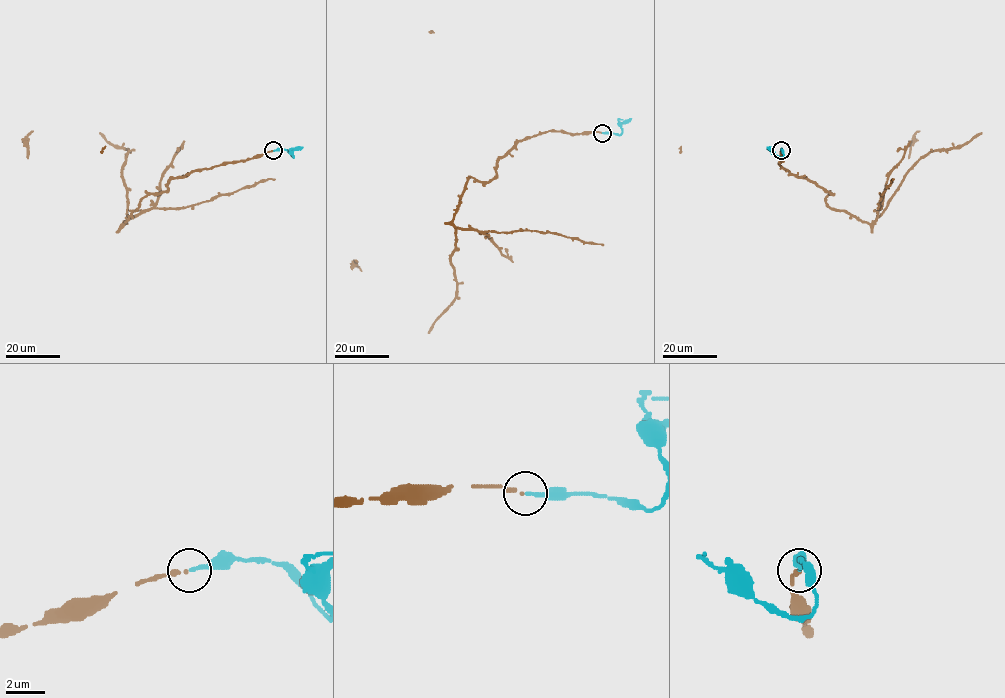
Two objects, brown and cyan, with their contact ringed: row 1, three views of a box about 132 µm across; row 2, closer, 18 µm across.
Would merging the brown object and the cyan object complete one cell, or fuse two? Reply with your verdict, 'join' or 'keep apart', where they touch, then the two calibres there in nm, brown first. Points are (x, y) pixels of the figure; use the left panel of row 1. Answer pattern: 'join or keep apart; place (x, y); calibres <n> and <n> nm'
join; place (273, 150); calibres 240 and 240 nm

